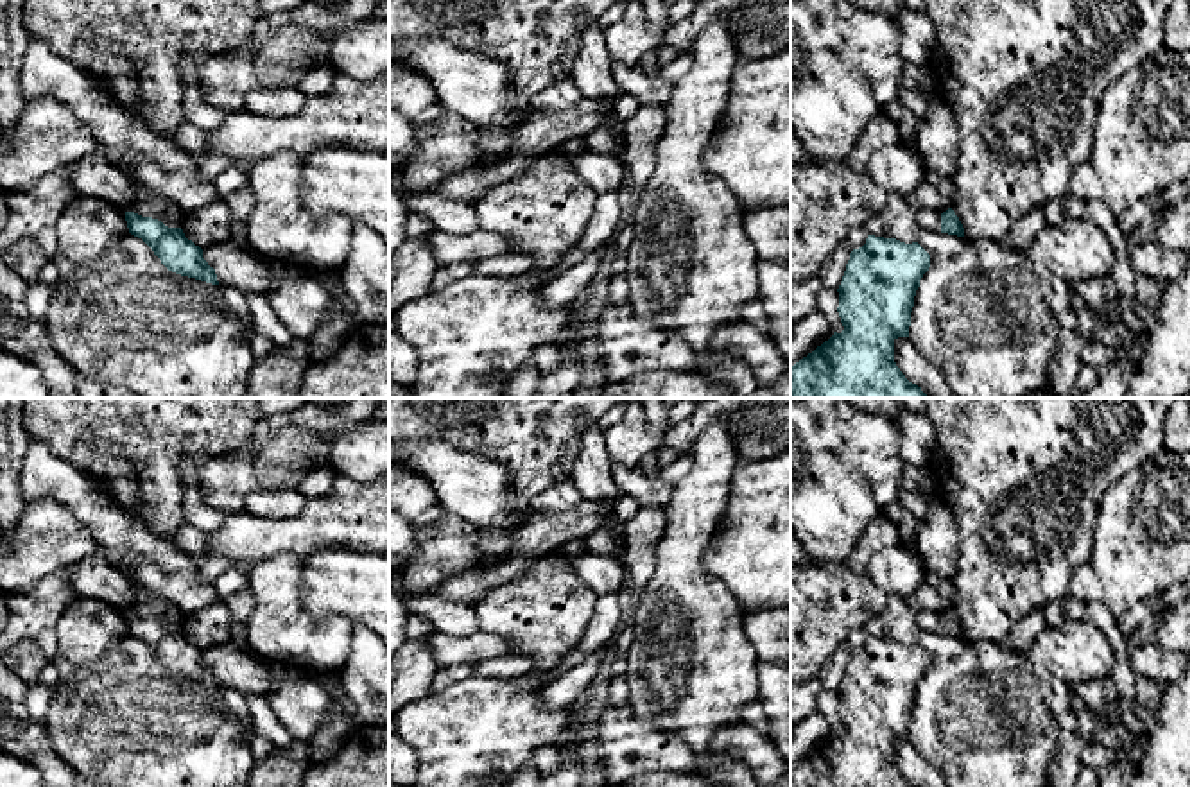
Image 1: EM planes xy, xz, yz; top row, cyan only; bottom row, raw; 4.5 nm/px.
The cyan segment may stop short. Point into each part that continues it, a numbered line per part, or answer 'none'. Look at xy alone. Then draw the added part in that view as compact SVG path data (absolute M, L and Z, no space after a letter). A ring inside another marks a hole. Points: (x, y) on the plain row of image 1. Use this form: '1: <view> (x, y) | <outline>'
1: xy (147, 606) | M129 577L131 583L136 588L136 599L134 602L127 608L125 613L134 613L142 618L152 618L161 622L168 629L183 629L183 613L179 608L176 608L172 602L151 595L147 590L142 588L142 584ZM124 613L124 615L125 615Z

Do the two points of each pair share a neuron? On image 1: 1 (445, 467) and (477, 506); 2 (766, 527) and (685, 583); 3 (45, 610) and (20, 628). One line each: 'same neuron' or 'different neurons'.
1: same neuron
2: different neurons
3: same neuron

